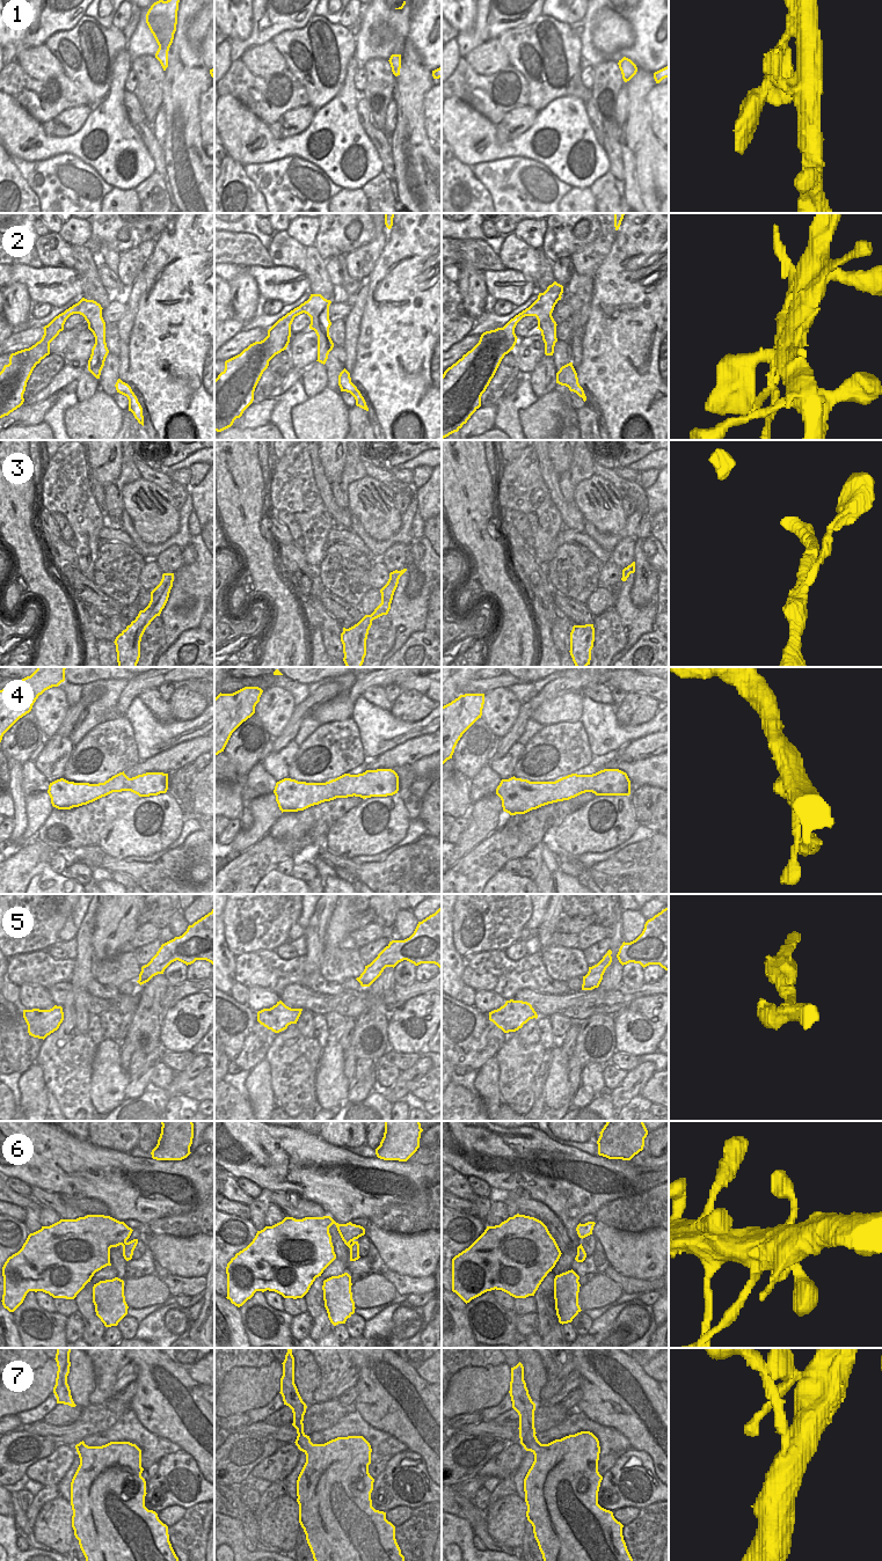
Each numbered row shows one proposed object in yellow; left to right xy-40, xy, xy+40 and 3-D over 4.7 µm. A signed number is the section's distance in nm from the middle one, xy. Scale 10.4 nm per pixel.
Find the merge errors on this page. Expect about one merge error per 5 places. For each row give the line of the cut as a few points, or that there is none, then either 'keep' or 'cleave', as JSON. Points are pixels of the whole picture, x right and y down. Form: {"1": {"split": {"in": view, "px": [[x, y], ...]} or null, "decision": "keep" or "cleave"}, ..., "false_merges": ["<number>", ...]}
{"1": {"split": null, "decision": "keep"}, "2": {"split": null, "decision": "keep"}, "3": {"split": null, "decision": "keep"}, "4": {"split": null, "decision": "keep"}, "5": {"split": null, "decision": "keep"}, "6": {"split": null, "decision": "keep"}, "7": {"split": null, "decision": "keep"}, "false_merges": []}

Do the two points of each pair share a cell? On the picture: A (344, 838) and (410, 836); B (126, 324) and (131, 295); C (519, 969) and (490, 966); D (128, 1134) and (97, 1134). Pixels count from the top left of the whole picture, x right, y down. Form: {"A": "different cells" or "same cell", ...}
{"A": "different cells", "B": "same cell", "C": "same cell", "D": "same cell"}

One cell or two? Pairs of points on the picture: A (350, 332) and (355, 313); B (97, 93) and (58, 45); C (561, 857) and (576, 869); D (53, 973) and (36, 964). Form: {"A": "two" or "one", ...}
{"A": "one", "B": "one", "C": "one", "D": "one"}

